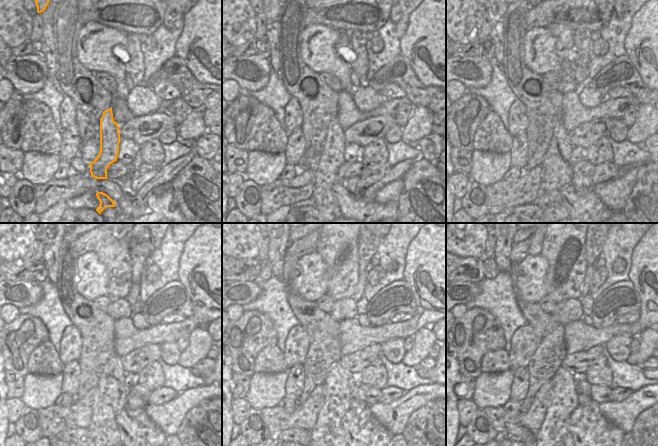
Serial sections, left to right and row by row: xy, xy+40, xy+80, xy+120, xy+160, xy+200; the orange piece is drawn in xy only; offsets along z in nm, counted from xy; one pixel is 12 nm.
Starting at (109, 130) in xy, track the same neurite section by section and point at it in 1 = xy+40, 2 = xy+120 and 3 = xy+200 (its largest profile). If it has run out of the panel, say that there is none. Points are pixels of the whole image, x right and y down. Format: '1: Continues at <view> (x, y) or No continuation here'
1: Continues at xy+40 (333, 152)
2: Continues at xy+120 (103, 426)
3: Continues at xy+200 (554, 426)

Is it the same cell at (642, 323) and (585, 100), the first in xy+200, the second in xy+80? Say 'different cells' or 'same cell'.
different cells

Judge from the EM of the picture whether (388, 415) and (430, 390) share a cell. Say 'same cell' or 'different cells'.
same cell

